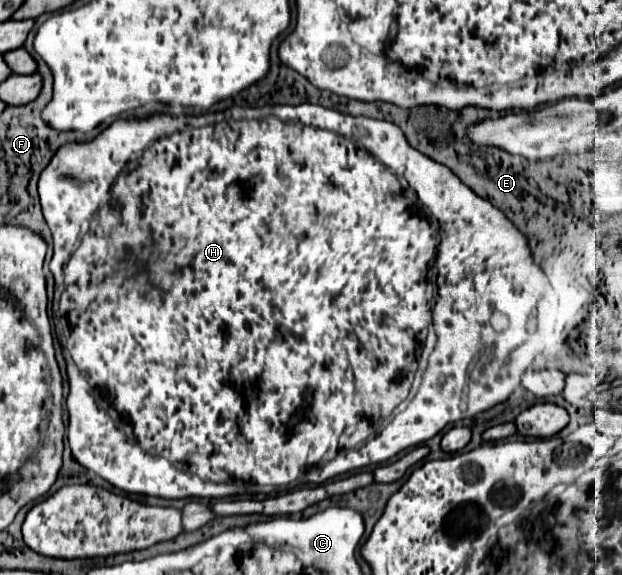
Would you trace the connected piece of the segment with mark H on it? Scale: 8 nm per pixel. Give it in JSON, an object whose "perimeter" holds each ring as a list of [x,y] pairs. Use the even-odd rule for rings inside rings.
{"perimeter":[[[299,104],[299,106],[265,106],[265,108],[257,108],[257,112],[255,112],[255,114],[245,114],[245,112],[243,112],[243,108],[239,108],[239,106],[235,106],[235,108],[229,108],[229,110],[223,110],[223,112],[229,112],[229,116],[227,116],[227,118],[225,118],[225,130],[223,130],[223,126],[221,126],[221,124],[223,124],[223,120],[221,120],[221,122],[217,122],[217,126],[215,126],[215,124],[209,124],[209,122],[213,122],[213,114],[209,114],[209,112],[207,112],[207,114],[201,114],[201,116],[169,116],[169,114],[151,114],[151,116],[145,116],[145,118],[129,118],[129,120],[115,120],[115,122],[113,122],[113,124],[111,124],[111,126],[109,126],[109,128],[107,128],[107,130],[103,130],[103,132],[101,132],[101,134],[99,134],[99,136],[97,136],[97,138],[93,138],[93,140],[91,140],[91,142],[81,142],[81,144],[77,144],[77,142],[75,142],[75,144],[65,144],[65,146],[61,146],[61,148],[59,148],[59,150],[57,150],[57,154],[55,154],[55,156],[53,156],[53,160],[51,160],[51,162],[49,162],[49,166],[47,166],[47,168],[45,168],[45,170],[43,170],[43,172],[41,172],[41,178],[39,178],[39,198],[41,198],[41,208],[43,208],[43,218],[45,218],[45,222],[47,222],[47,226],[49,226],[49,230],[51,230],[51,234],[53,234],[53,258],[51,258],[51,264],[49,264],[49,270],[51,270],[51,274],[53,274],[53,276],[55,276],[55,300],[53,300],[53,304],[55,304],[55,302],[57,302],[57,300],[59,300],[59,294],[61,294],[61,290],[63,290],[63,270],[65,270],[65,290],[63,290],[63,294],[61,294],[61,308],[63,308],[63,314],[65,314],[65,316],[67,316],[67,320],[69,320],[69,328],[71,328],[71,334],[69,334],[69,340],[67,340],[67,350],[69,350],[69,354],[71,354],[71,358],[73,358],[73,362],[75,362],[75,364],[77,364],[77,366],[71,366],[71,364],[69,364],[69,366],[67,366],[67,370],[69,370],[69,372],[67,372],[67,374],[69,374],[69,396],[67,396],[67,402],[65,402],[65,406],[67,406],[67,412],[69,412],[69,428],[67,428],[67,438],[69,438],[69,446],[71,446],[71,452],[73,452],[73,456],[75,456],[75,460],[77,460],[77,462],[79,462],[79,464],[81,464],[81,466],[85,466],[85,468],[87,468],[87,470],[91,470],[91,472],[95,472],[95,474],[97,474],[97,476],[101,476],[101,478],[103,478],[103,480],[107,480],[107,482],[109,482],[109,484],[111,484],[111,486],[115,486],[115,488],[119,488],[119,490],[123,490],[123,492],[129,492],[129,494],[145,494],[145,496],[159,496],[159,498],[169,498],[169,500],[177,500],[177,498],[223,498],[223,496],[225,496],[225,482],[237,482],[237,480],[243,480],[243,482],[255,482],[255,484],[259,484],[259,486],[267,486],[267,484],[271,484],[271,486],[283,486],[283,484],[291,484],[291,482],[301,482],[301,484],[313,484],[313,485],[315,485],[315,484],[316,484],[316,485],[320,485],[320,484],[323,484],[323,482],[325,482],[325,480],[329,480],[329,478],[333,478],[333,476],[339,476],[339,474],[345,474],[345,472],[351,472],[351,470],[357,470],[357,469],[360,469],[360,468],[363,468],[363,467],[365,467],[365,466],[369,466],[369,464],[379,464],[379,462],[383,462],[383,460],[389,460],[389,458],[391,458],[391,456],[397,456],[397,454],[399,454],[399,452],[401,452],[401,450],[405,450],[405,448],[409,448],[409,446],[415,446],[415,444],[423,444],[423,442],[425,442],[425,440],[429,440],[429,438],[433,438],[433,436],[435,436],[435,434],[439,434],[439,432],[441,432],[441,430],[443,430],[443,428],[445,428],[445,426],[447,426],[447,424],[453,424],[453,422],[457,422],[457,420],[463,420],[463,418],[471,418],[471,416],[475,416],[475,414],[479,414],[479,412],[485,412],[485,410],[489,410],[489,408],[493,408],[493,406],[497,406],[497,404],[501,404],[501,402],[505,402],[505,400],[507,400],[507,398],[509,398],[509,396],[511,396],[511,394],[513,394],[513,390],[515,390],[515,388],[517,388],[517,386],[519,386],[519,382],[521,382],[521,376],[523,376],[523,372],[525,372],[525,370],[527,370],[527,368],[529,368],[529,366],[531,366],[531,362],[533,362],[533,360],[535,360],[535,356],[537,356],[537,354],[539,354],[539,348],[537,348],[537,338],[539,338],[539,334],[541,334],[541,332],[539,332],[539,328],[541,328],[541,310],[543,310],[543,294],[549,294],[549,290],[553,290],[553,288],[551,288],[551,284],[549,284],[549,280],[547,280],[547,276],[545,276],[545,274],[543,274],[543,270],[541,270],[541,268],[539,268],[539,266],[537,266],[537,264],[535,264],[535,262],[533,262],[533,256],[531,256],[531,250],[529,250],[529,244],[527,244],[527,238],[525,238],[525,236],[523,236],[523,234],[521,234],[521,232],[519,232],[519,230],[517,230],[517,228],[515,228],[515,226],[513,226],[513,222],[509,222],[509,218],[507,218],[507,216],[505,216],[505,214],[503,214],[503,212],[502,212],[502,211],[500,211],[500,210],[499,210],[499,209],[498,209],[498,208],[496,208],[496,207],[495,207],[495,206],[493,206],[493,205],[492,205],[492,204],[491,204],[491,203],[490,203],[490,202],[487,202],[487,200],[485,200],[485,199],[483,199],[483,198],[481,198],[481,197],[479,197],[479,196],[477,196],[477,194],[475,194],[475,193],[474,193],[474,192],[473,192],[473,191],[472,191],[472,190],[471,190],[471,189],[470,189],[470,188],[469,188],[469,187],[468,187],[468,186],[466,186],[466,185],[465,185],[465,184],[464,184],[464,183],[463,183],[463,182],[462,182],[462,181],[461,181],[461,180],[460,180],[460,179],[459,179],[459,178],[457,178],[457,176],[456,176],[456,175],[455,175],[455,174],[453,174],[453,172],[449,172],[449,170],[447,170],[447,166],[441,166],[441,164],[437,164],[437,162],[433,162],[433,160],[431,160],[431,158],[425,158],[425,154],[421,154],[421,152],[419,152],[419,150],[415,150],[415,148],[413,148],[413,146],[409,146],[409,142],[407,142],[407,138],[405,138],[405,136],[403,136],[403,130],[401,130],[401,128],[399,128],[399,126],[395,126],[395,124],[391,124],[391,122],[385,122],[385,120],[373,120],[373,118],[365,118],[365,116],[349,116],[349,114],[341,114],[341,112],[337,112],[337,110],[329,110],[329,108],[323,108],[323,106],[315,106],[315,104]],[[123,166],[125,166],[125,206],[123,206]],[[419,201],[420,201],[420,203],[421,203],[421,204],[422,204],[422,205],[423,205],[423,206],[427,206],[427,208],[428,208],[428,209],[429,209],[429,211],[430,211],[430,213],[431,213],[431,214],[432,214],[432,215],[433,215],[433,216],[435,216],[435,218],[437,218],[437,220],[439,220],[439,246],[437,246],[437,228],[435,228],[435,226],[431,226],[431,222],[429,222],[429,220],[427,220],[427,216],[425,216],[425,214],[423,214],[423,212],[421,212],[421,208],[423,208],[423,206],[421,206],[421,204],[419,204]],[[435,256],[437,256],[437,262],[435,262],[435,264],[437,264],[437,295],[436,295],[436,297],[435,297],[435,303],[434,303],[434,304],[433,304],[433,305],[432,305],[432,308],[431,308],[431,300],[433,300],[433,282],[431,282],[431,280],[433,280],[433,278],[431,278],[431,276],[433,276],[433,260],[435,260]],[[493,310],[495,310],[495,312],[501,312],[501,314],[505,314],[505,318],[507,318],[507,320],[509,320],[509,326],[505,326],[505,328],[503,328],[503,330],[499,330],[499,332],[495,332],[495,330],[493,330],[493,326],[491,326],[491,322],[489,322],[489,318],[491,318],[491,312],[493,312]],[[249,326],[273,326],[273,330],[249,330]],[[531,338],[535,338],[535,356],[515,356],[515,354],[517,354],[517,352],[519,352],[519,350],[523,350],[523,348],[527,348],[527,346],[529,346],[529,342],[531,342]],[[481,362],[487,362],[487,370],[483,370],[483,368],[479,368],[479,366],[481,366]]]}

